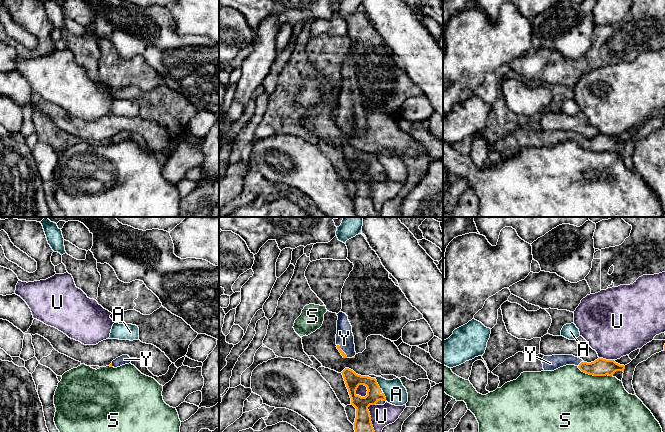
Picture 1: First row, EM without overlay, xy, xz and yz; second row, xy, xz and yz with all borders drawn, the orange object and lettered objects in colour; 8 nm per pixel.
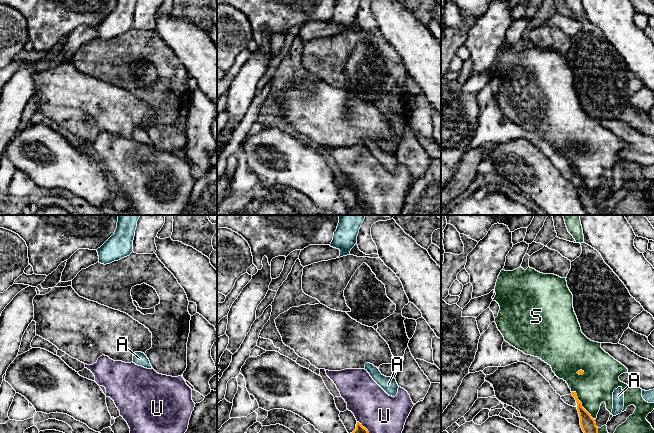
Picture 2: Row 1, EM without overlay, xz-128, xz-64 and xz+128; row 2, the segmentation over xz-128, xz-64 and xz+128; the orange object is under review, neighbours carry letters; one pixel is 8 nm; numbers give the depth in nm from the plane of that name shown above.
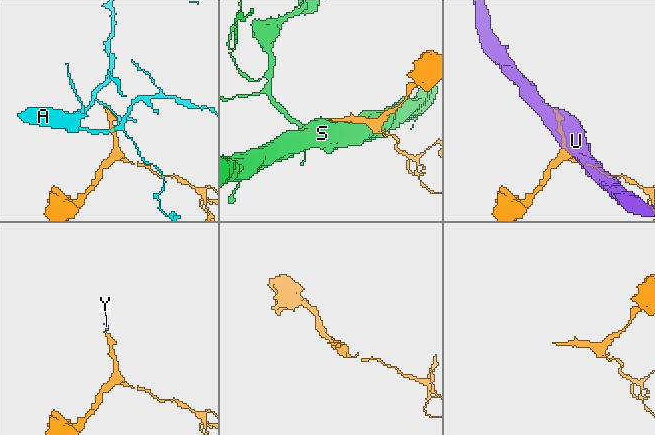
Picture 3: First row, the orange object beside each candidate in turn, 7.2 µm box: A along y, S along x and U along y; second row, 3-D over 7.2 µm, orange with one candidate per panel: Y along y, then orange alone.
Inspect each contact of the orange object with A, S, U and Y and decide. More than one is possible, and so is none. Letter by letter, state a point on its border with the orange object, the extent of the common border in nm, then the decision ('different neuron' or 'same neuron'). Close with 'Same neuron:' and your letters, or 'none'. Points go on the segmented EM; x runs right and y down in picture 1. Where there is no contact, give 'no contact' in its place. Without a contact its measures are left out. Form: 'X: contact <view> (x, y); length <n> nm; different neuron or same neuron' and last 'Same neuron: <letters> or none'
A: contact xz (377, 383); length 100 nm; different neuron
S: contact yz (594, 375); length 300 nm; different neuron
U: contact xz (358, 385); length 120 nm; different neuron
Y: contact yz (580, 363); length 60 nm; same neuron
Same neuron: Y

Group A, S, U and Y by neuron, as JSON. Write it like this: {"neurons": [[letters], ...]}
{"neurons": [["A"], ["S"], ["U"], ["Y"]]}

